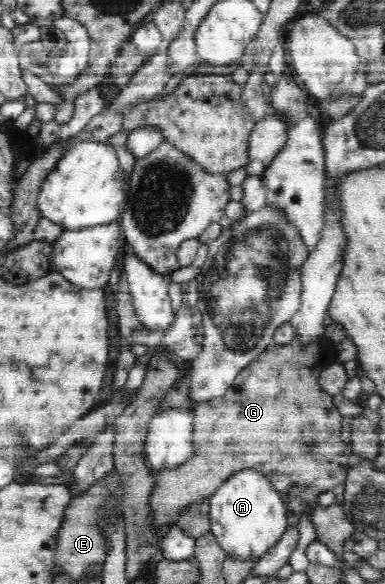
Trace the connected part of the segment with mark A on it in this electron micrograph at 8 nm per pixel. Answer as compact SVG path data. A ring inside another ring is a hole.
M248 467L234 472L208 500L210 532L226 552L226 557L259 559L282 537L288 527L288 513L281 493L258 469Z

